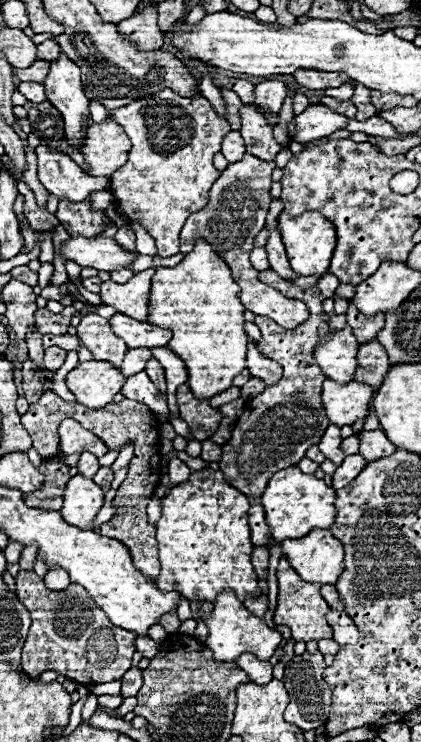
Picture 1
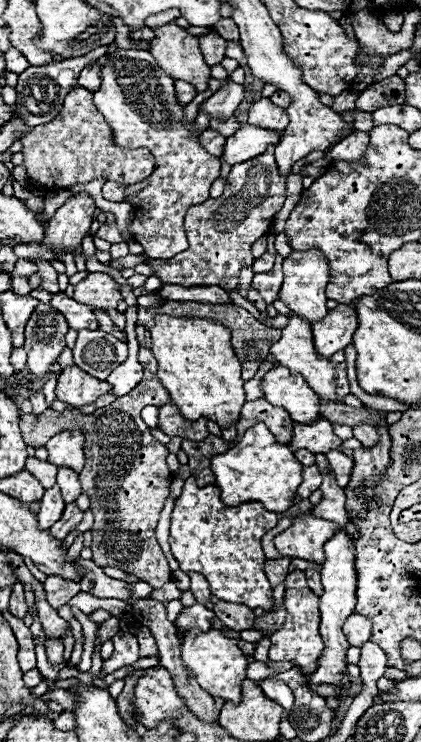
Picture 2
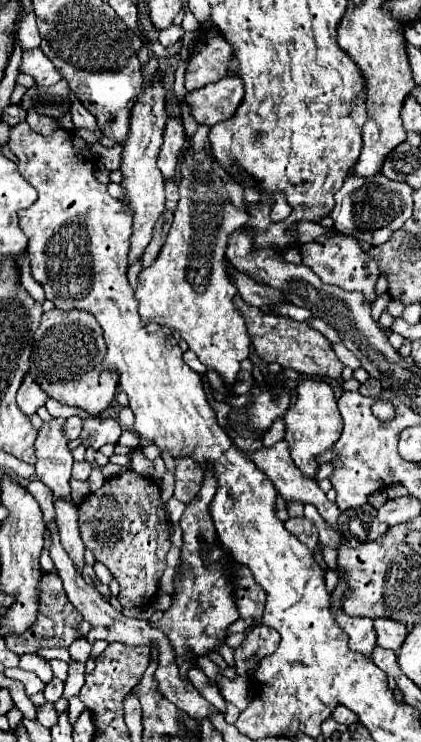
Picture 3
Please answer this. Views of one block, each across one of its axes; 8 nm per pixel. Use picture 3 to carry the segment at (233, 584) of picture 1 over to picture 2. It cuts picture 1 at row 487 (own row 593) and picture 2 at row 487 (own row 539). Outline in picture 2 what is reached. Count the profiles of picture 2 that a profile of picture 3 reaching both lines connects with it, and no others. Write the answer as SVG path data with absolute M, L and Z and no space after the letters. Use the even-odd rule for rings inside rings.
M190 476L184 482L184 490L180 498L176 500L174 512L172 512L172 524L170 524L170 548L174 558L180 562L180 570L184 572L198 572L210 582L210 590L218 600L232 602L232 604L244 604L248 608L264 608L272 610L272 586L264 574L264 562L266 556L260 546L260 538L272 530L278 524L278 514L264 508L260 502L244 502L240 506L226 506L220 500L220 488L216 486L204 486L198 488L196 480Z

